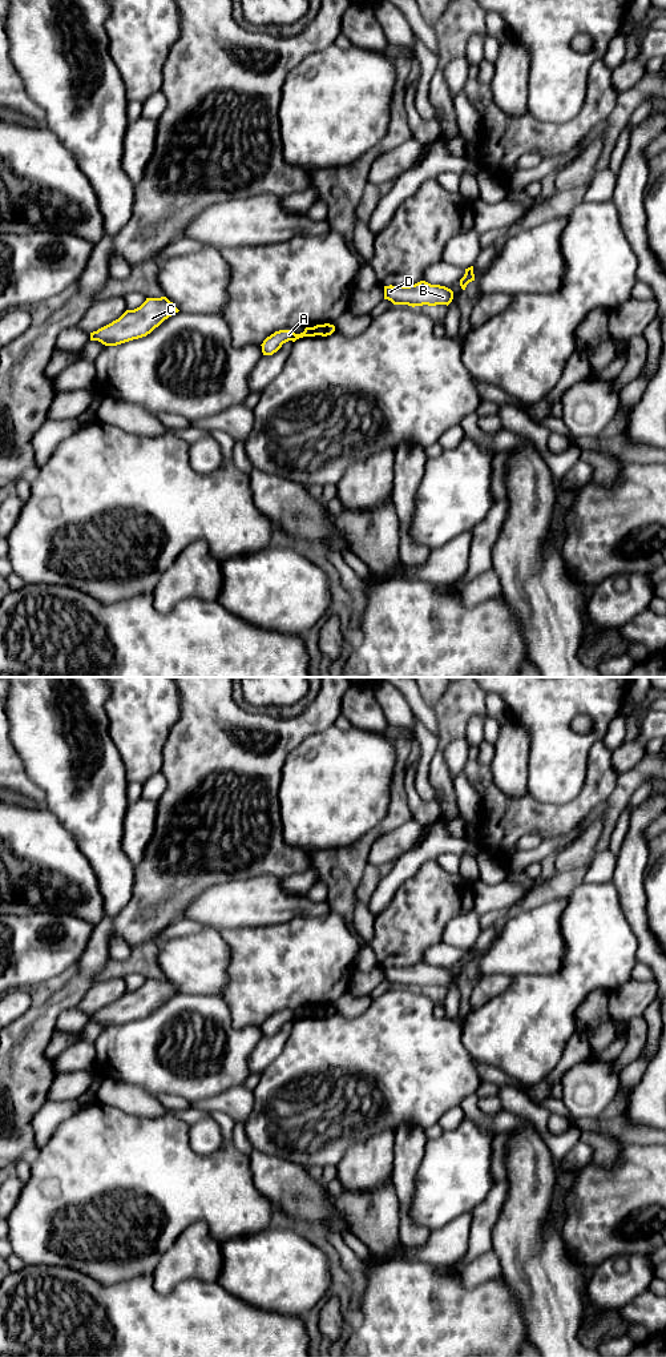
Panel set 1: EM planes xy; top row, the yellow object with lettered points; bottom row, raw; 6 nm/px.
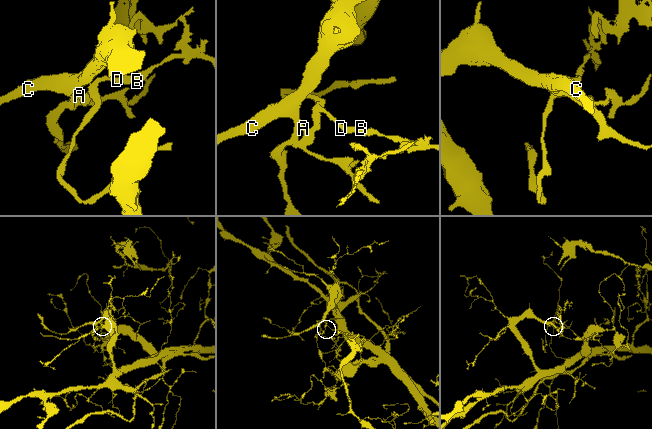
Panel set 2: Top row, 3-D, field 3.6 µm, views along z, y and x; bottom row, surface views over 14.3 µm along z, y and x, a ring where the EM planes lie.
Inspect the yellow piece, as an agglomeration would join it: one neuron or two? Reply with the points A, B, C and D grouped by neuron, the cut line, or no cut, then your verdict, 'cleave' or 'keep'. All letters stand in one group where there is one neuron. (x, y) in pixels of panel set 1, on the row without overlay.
A C / B D; cut in xy along (313, 1009), (317, 1015); cleave

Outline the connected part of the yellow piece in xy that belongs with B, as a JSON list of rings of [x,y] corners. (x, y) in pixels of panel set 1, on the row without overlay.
[[[420,962],[409,967],[384,967],[384,980],[391,982],[393,986],[408,986],[412,988],[423,986],[448,987],[453,980],[453,973],[445,967]]]

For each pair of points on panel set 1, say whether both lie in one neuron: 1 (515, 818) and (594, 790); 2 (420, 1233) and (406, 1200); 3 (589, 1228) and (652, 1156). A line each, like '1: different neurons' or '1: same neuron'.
1: same neuron
2: same neuron
3: same neuron

